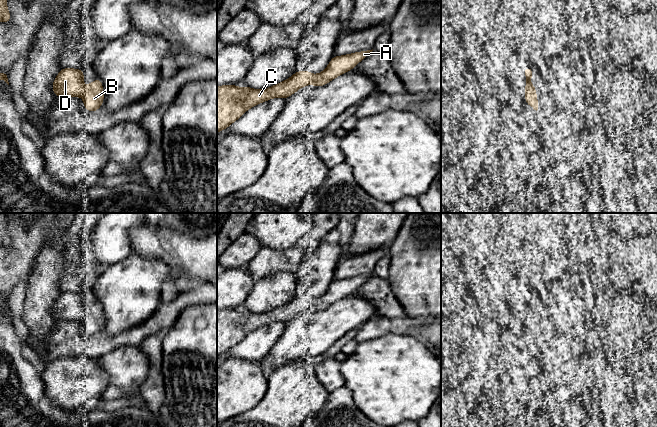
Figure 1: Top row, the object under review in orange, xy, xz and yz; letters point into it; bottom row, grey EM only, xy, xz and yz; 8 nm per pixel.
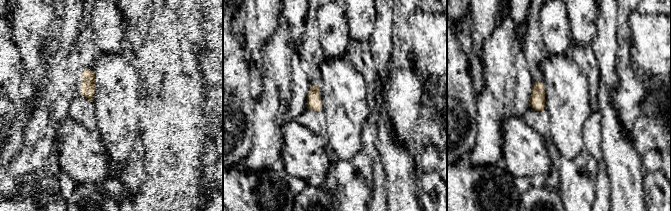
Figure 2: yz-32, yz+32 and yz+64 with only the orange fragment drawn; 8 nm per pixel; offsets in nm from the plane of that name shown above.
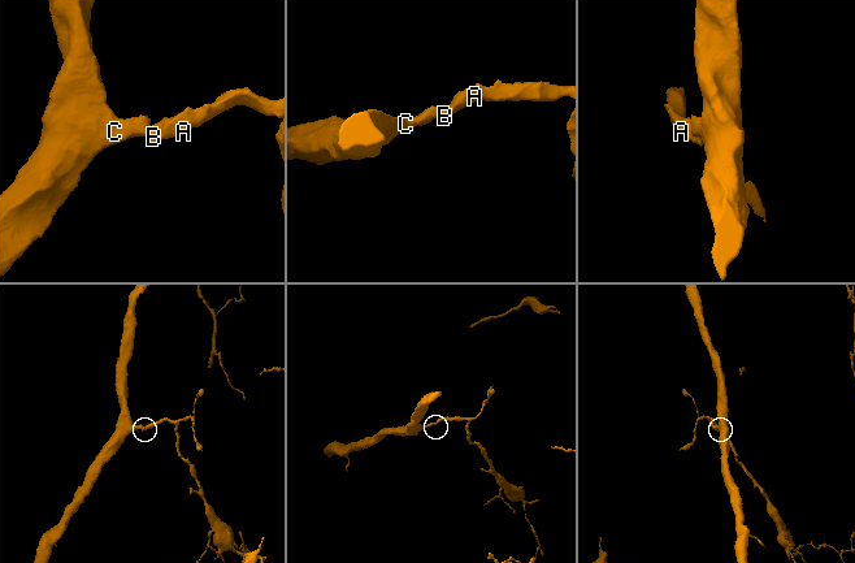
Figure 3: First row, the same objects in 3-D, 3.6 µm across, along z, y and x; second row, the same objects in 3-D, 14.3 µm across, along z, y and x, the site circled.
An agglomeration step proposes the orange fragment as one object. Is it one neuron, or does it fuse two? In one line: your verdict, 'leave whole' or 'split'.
leave whole

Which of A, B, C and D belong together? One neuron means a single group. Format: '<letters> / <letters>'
A B C D

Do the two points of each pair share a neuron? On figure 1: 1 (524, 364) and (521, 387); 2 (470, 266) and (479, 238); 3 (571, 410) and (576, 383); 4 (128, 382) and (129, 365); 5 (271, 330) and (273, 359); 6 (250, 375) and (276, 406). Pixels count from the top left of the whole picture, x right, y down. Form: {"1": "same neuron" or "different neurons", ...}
{"1": "same neuron", "2": "same neuron", "3": "same neuron", "4": "same neuron", "5": "different neurons", "6": "different neurons"}

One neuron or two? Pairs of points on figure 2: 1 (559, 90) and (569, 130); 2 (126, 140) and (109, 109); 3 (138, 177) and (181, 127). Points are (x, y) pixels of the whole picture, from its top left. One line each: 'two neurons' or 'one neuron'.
1: one neuron
2: one neuron
3: two neurons

